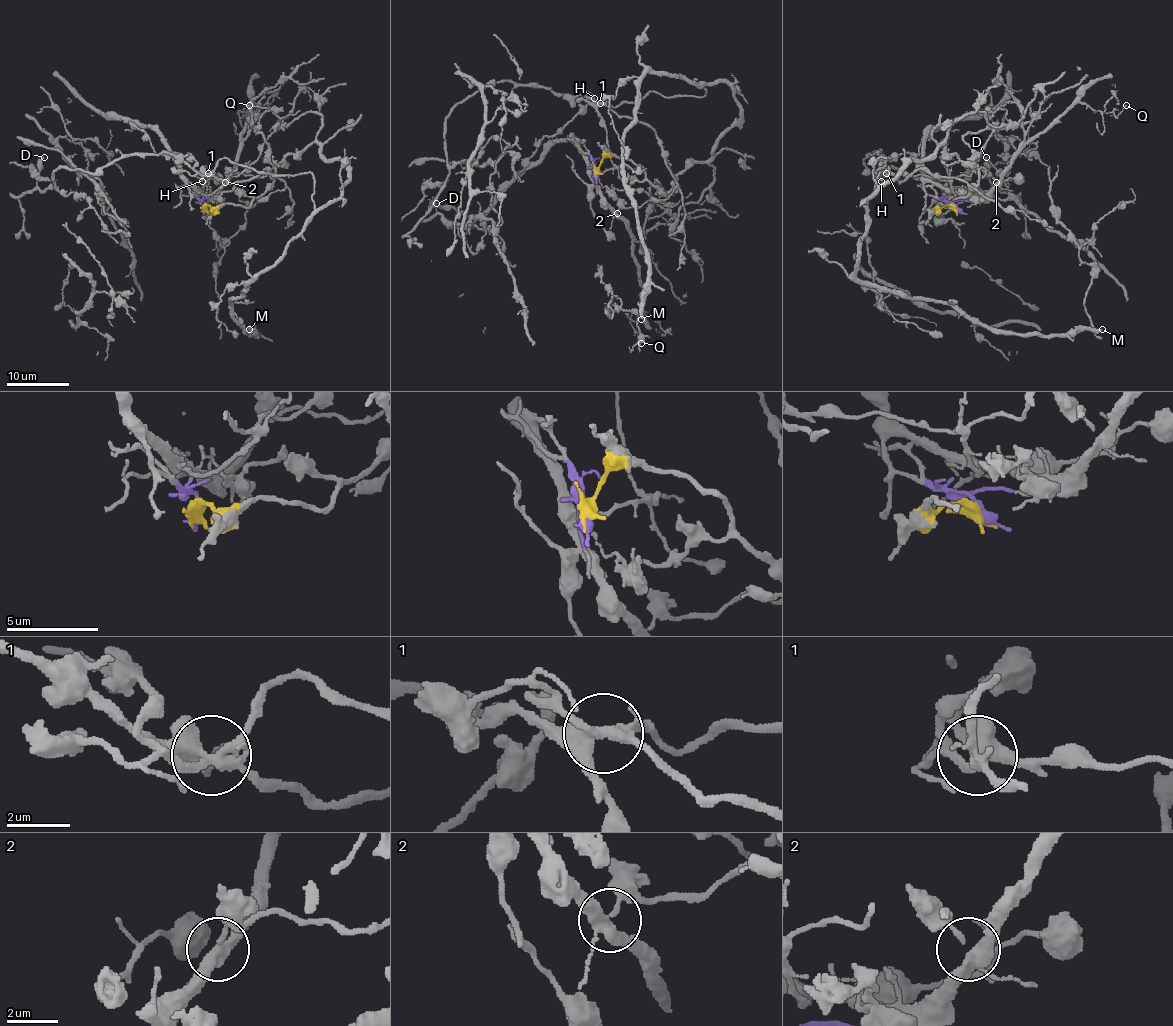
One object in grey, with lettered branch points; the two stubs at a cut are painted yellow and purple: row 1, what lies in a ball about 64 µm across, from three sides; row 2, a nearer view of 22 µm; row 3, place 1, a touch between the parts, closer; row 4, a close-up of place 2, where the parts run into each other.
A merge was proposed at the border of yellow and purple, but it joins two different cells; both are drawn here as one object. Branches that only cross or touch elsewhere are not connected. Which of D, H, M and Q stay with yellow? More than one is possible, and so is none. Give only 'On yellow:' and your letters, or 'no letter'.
On yellow: H, M

